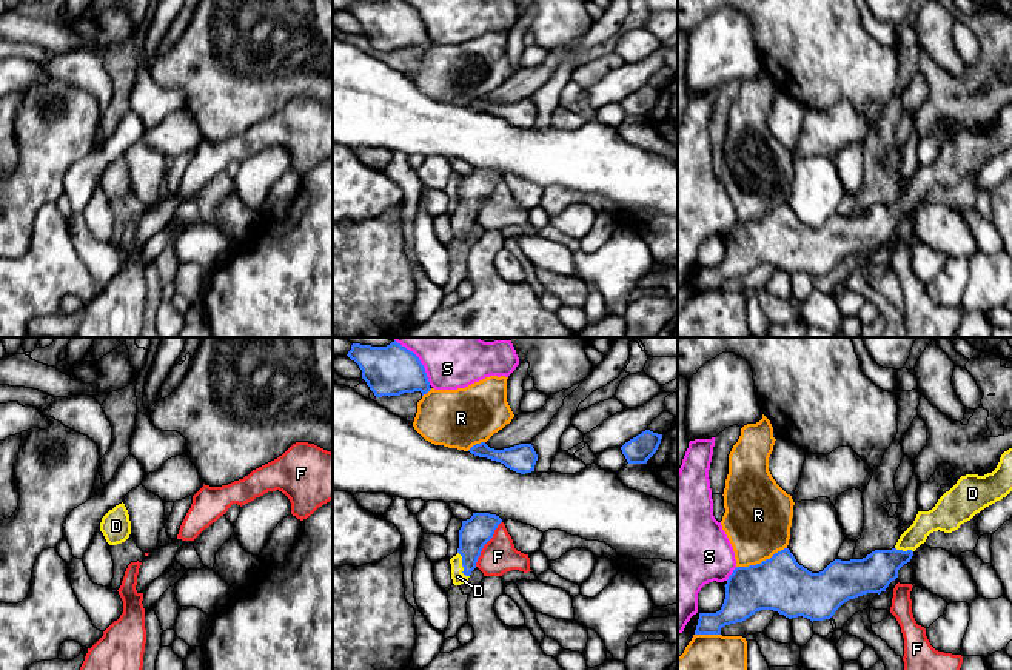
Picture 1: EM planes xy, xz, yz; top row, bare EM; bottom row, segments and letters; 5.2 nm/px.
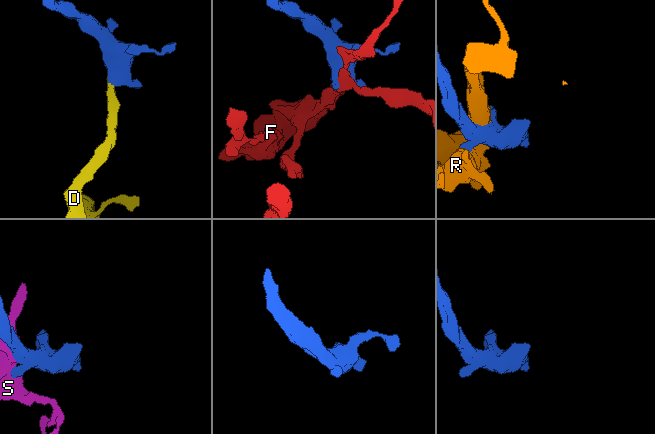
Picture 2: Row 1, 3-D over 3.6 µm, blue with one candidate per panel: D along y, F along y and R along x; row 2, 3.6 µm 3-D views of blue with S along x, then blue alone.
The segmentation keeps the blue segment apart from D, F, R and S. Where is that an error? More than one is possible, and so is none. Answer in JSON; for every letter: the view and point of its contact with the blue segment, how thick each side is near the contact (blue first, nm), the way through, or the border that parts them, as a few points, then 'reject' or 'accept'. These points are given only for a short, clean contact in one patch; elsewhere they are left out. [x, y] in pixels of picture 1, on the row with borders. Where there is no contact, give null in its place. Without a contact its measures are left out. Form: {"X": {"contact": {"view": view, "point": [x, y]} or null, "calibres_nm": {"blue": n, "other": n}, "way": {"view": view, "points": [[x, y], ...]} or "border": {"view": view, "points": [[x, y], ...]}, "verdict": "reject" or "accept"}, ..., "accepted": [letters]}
{"D": {"contact": {"view": "xz", "point": [462, 566]}, "calibres_nm": {"blue": 160, "other": 70}, "way": {"view": "xz", "points": [[478, 530], [472, 538], [462, 566], [458, 576]]}, "verdict": "accept"}, "F": {"contact": {"view": "xz", "point": [485, 542]}, "calibres_nm": {"blue": 160, "other": 190}, "verdict": "reject"}, "R": {"contact": {"view": "yz", "point": [763, 561]}, "calibres_nm": {"blue": 280, "other": 360}, "verdict": "reject"}, "S": {"contact": {"view": "yz", "point": [732, 573]}, "calibres_nm": {"blue": 280, "other": 380}, "verdict": "reject"}, "accepted": ["D"]}

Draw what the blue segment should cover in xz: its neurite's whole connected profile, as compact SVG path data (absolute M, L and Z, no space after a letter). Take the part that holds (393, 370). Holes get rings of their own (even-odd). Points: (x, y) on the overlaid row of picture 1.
M396 340L387 347L353 343L347 356L359 365L376 397L414 391L424 396L431 390L419 357Z

